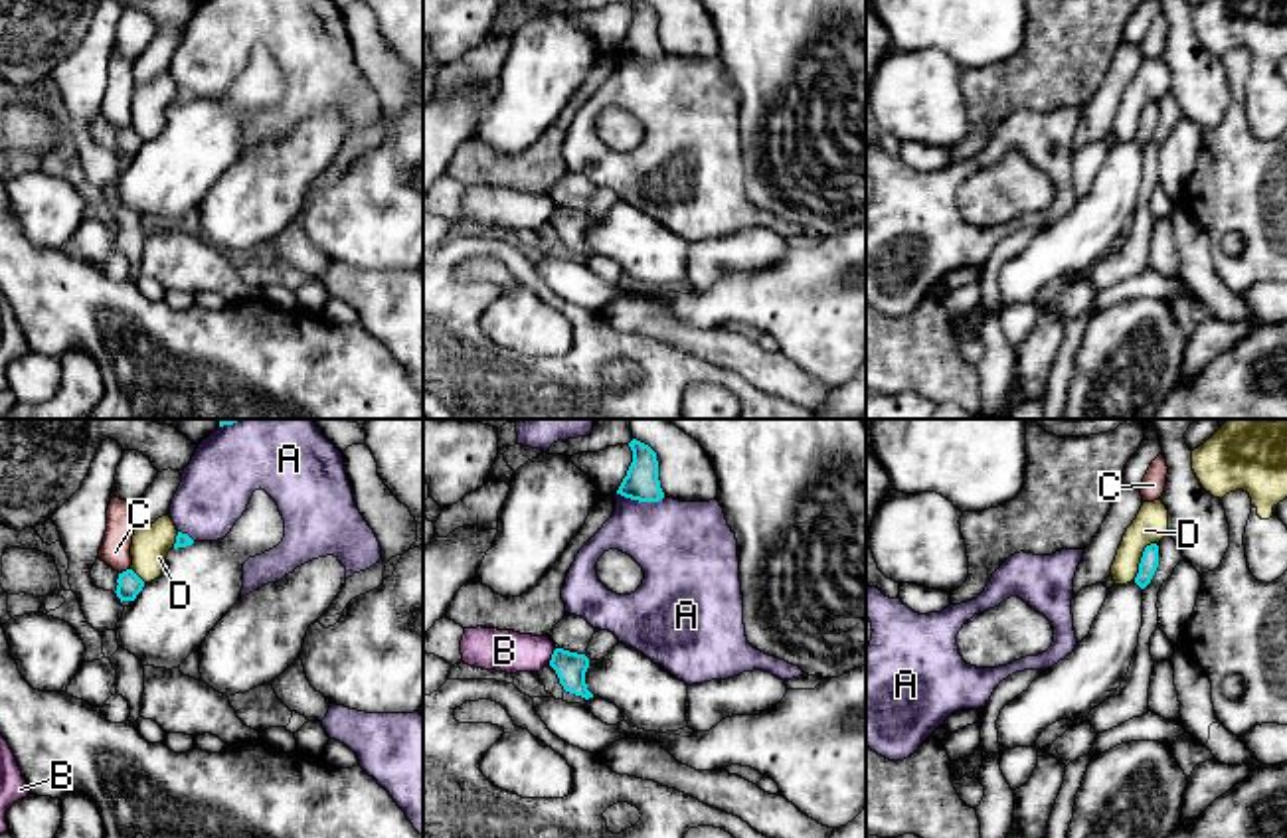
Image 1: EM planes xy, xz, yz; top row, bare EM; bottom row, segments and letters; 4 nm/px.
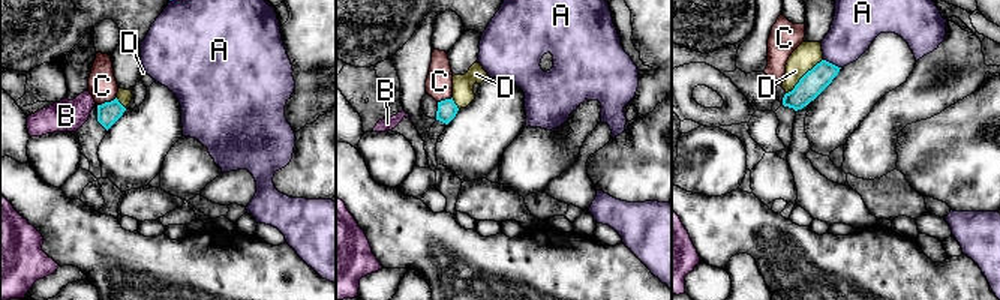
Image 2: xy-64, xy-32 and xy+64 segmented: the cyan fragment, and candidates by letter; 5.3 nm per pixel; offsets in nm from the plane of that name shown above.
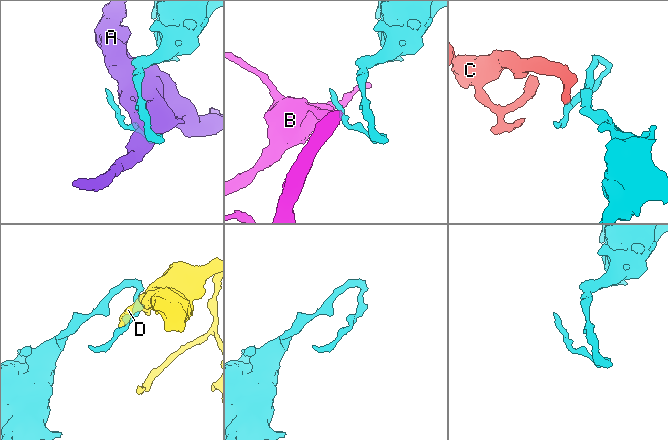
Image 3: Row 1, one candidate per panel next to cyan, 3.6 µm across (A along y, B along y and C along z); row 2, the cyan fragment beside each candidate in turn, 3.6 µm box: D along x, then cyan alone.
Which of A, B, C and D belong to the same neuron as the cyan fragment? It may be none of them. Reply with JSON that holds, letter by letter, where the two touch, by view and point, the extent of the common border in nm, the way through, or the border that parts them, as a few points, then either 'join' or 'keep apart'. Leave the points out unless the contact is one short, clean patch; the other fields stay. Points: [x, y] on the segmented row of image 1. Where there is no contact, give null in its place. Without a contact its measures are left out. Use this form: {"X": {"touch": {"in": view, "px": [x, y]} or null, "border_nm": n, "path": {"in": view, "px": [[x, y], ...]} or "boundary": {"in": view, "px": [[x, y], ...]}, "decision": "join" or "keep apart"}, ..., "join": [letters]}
{"A": {"touch": {"in": "xz", "px": [641, 501]}, "border_nm": 200, "decision": "keep apart"}, "B": {"touch": {"in": "xz", "px": [552, 657]}, "border_nm": 70, "boundary": {"in": "xz", "px": [[556, 649], [548, 663]]}, "decision": "keep apart"}, "C": {"touch": {"in": "xy", "px": [123, 572]}, "border_nm": 50, "boundary": {"in": "xy", "px": [[129, 568], [119, 574]]}, "decision": "keep apart"}, "D": {"touch": {"in": "yz", "px": [1141, 560]}, "border_nm": 180, "boundary": {"in": "yz", "px": [[1155, 542], [1145, 548], [1133, 580]]}, "decision": "keep apart"}, "join": []}

